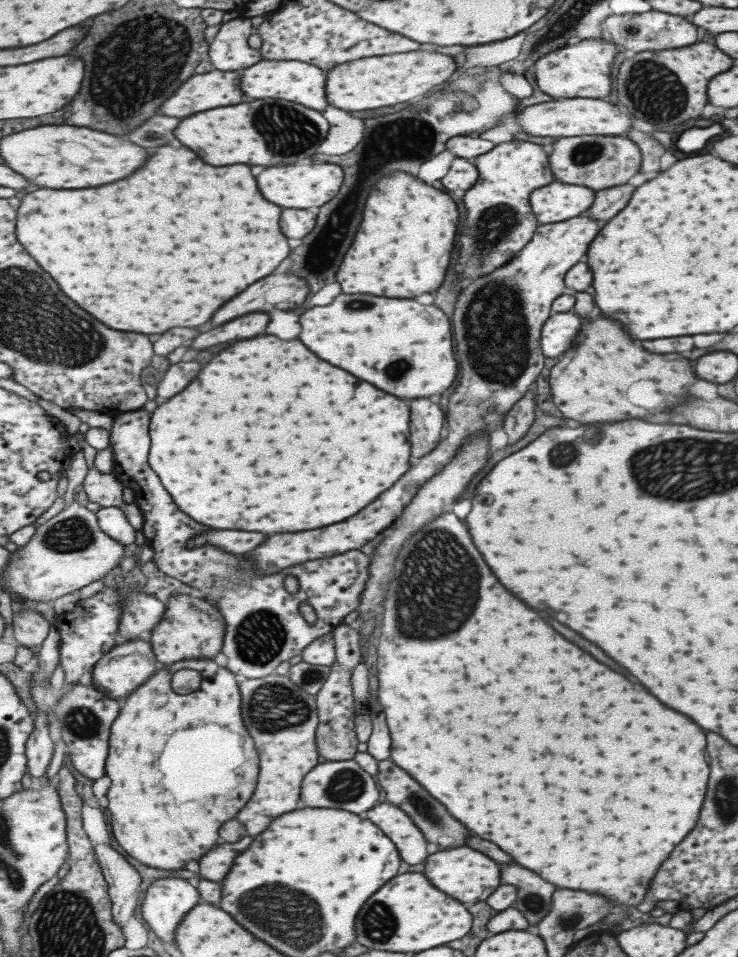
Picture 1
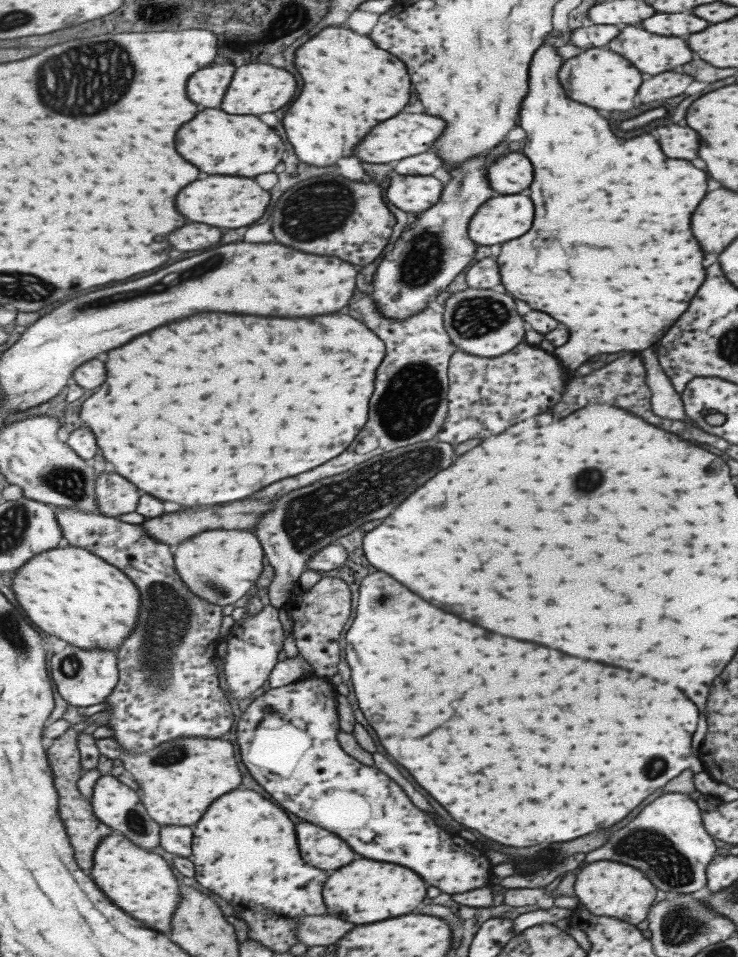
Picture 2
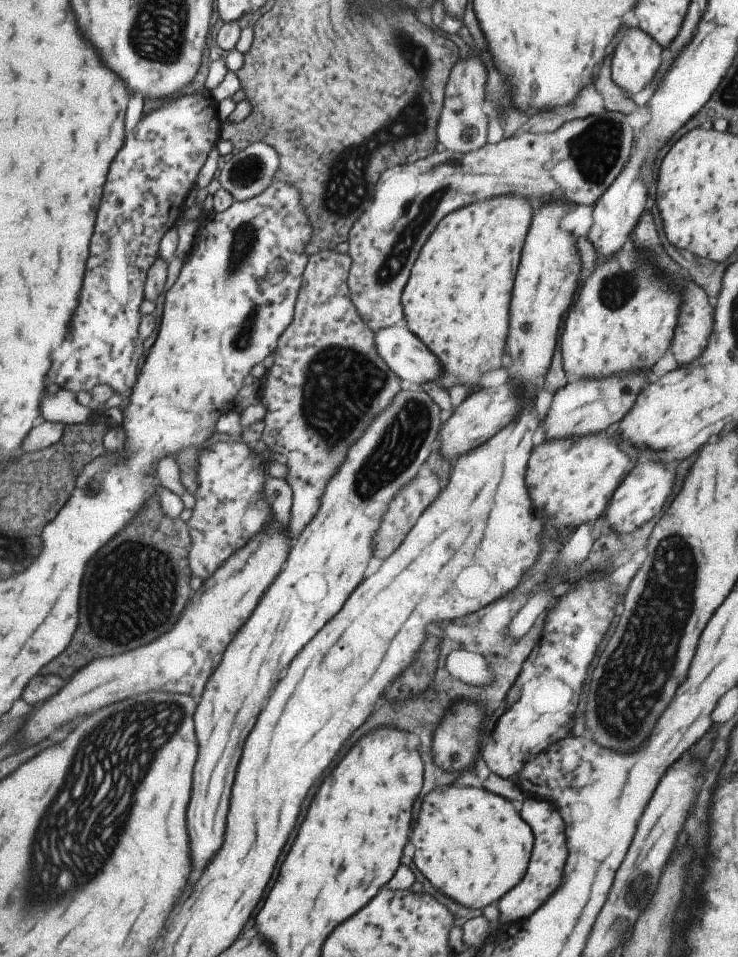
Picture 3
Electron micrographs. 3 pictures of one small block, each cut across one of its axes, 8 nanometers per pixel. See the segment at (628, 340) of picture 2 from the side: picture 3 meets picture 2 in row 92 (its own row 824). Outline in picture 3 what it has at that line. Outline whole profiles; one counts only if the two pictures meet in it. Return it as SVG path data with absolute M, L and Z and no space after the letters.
M527 796L523 800L523 810L519 814L525 818L525 822L529 822L529 826L533 826L537 842L535 842L533 860L529 864L529 872L527 872L525 880L499 902L499 924L515 922L515 920L527 920L531 914L535 914L561 886L563 864L565 864L565 856L567 856L565 836L563 836L563 830L565 830L563 820L561 820L557 806L551 800Z

